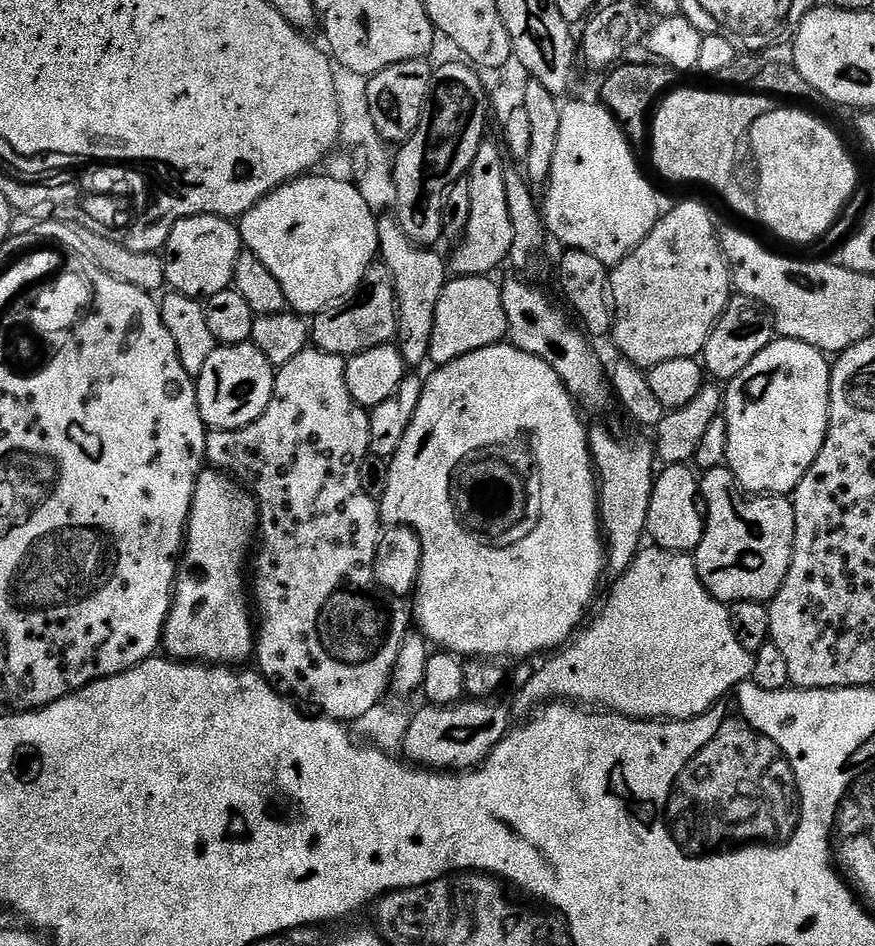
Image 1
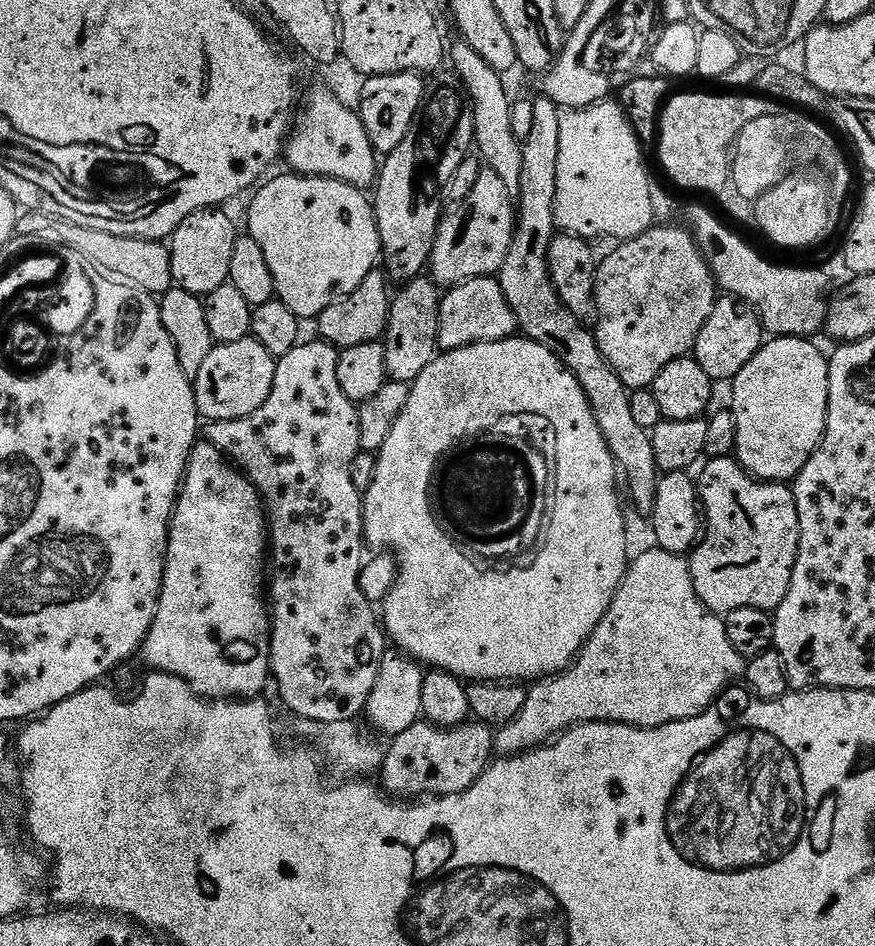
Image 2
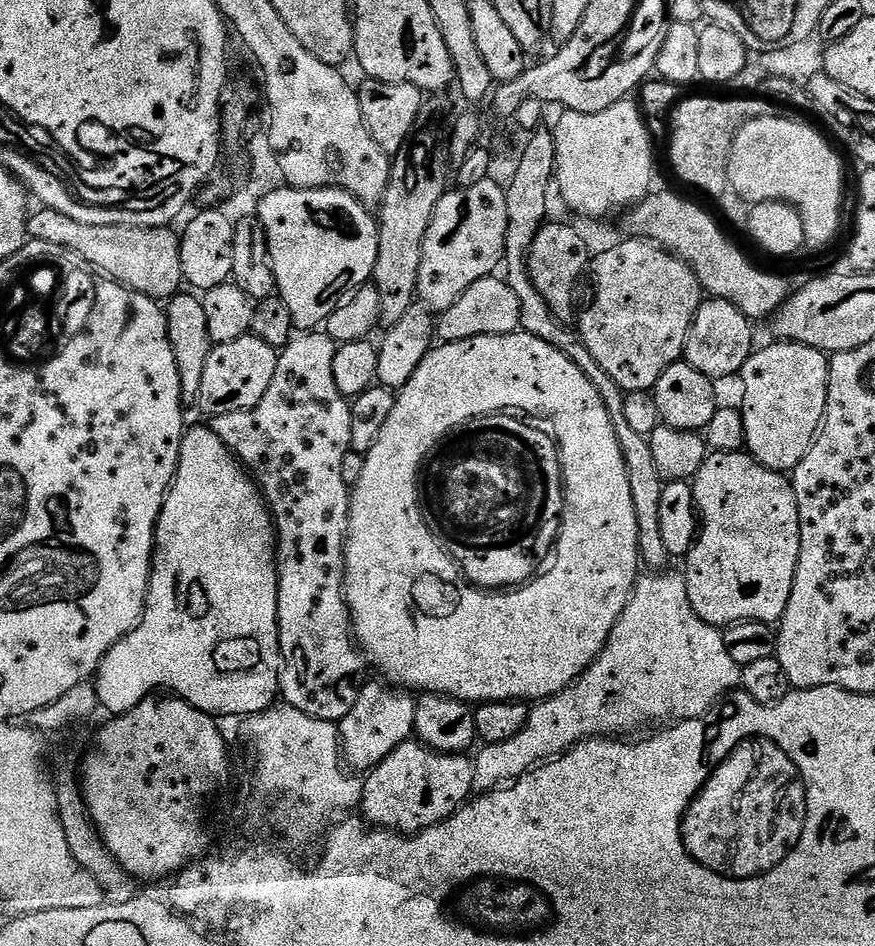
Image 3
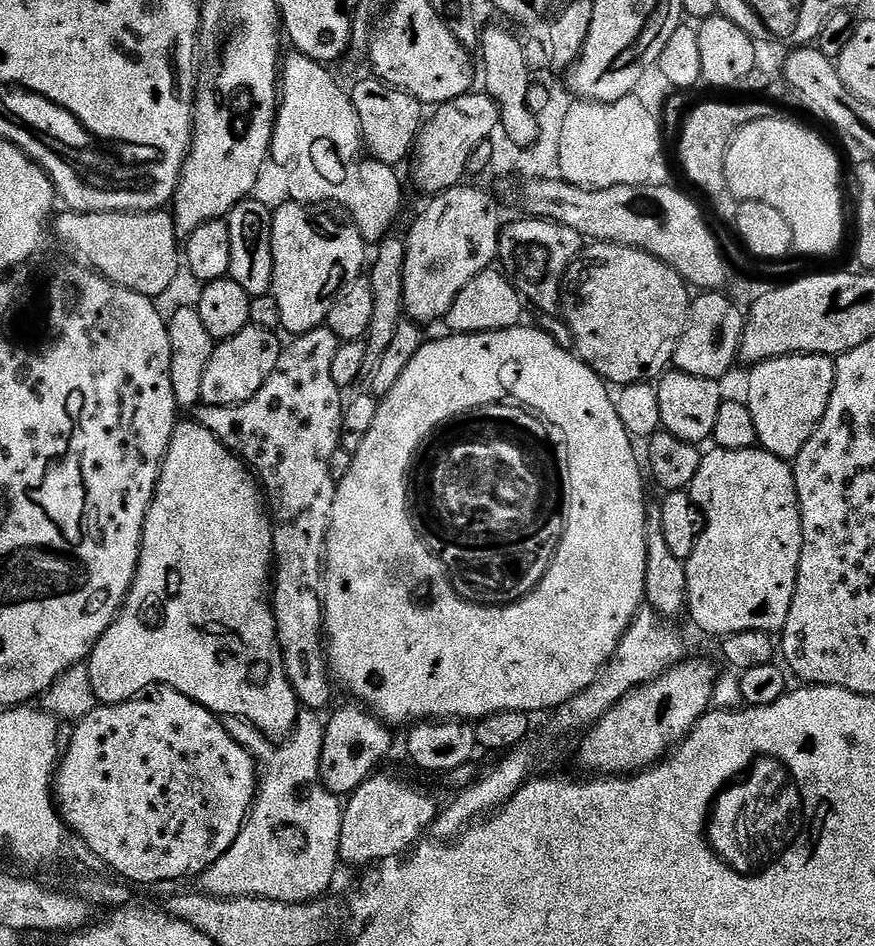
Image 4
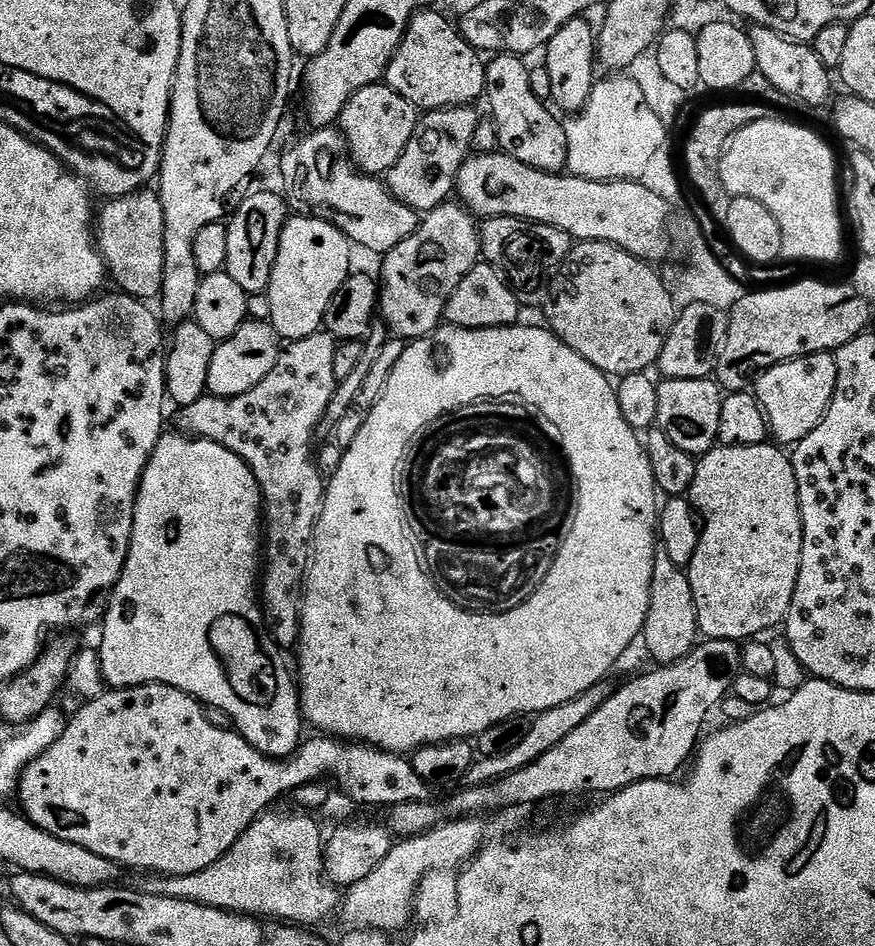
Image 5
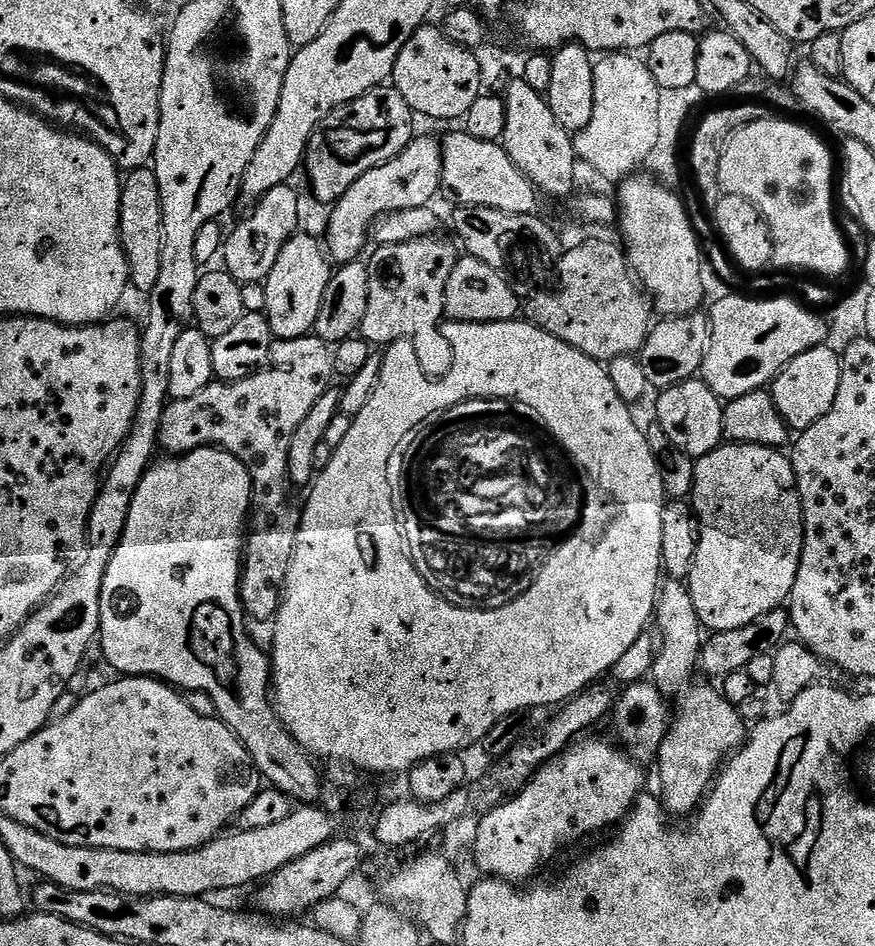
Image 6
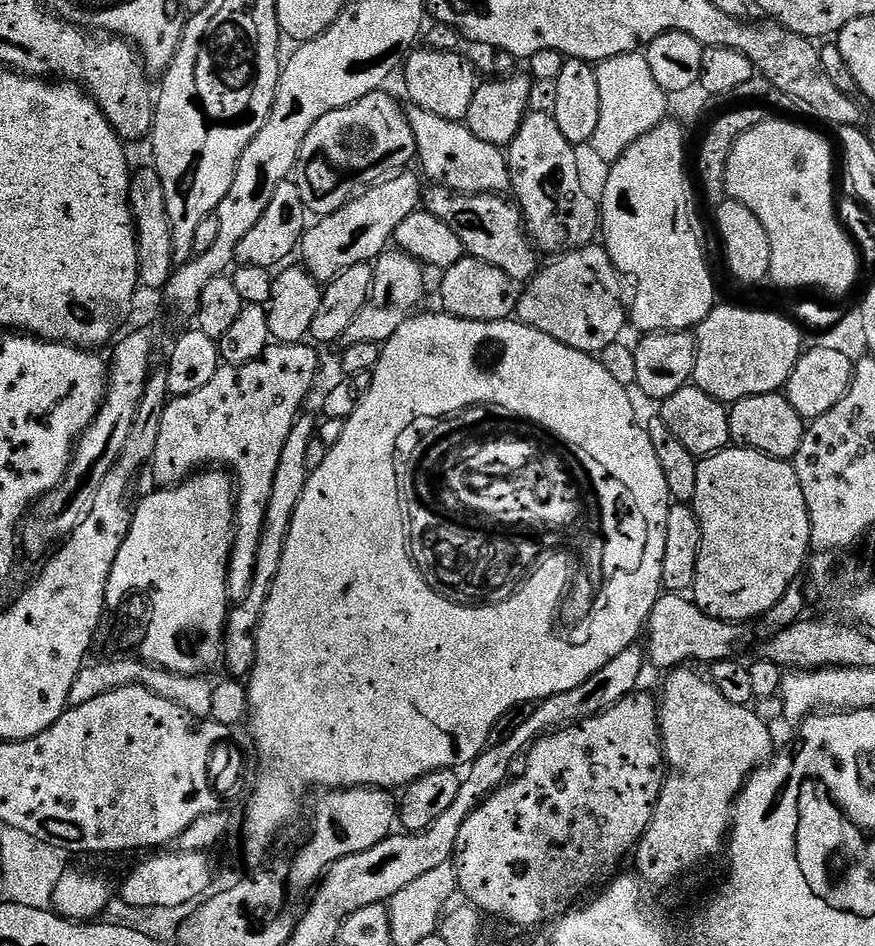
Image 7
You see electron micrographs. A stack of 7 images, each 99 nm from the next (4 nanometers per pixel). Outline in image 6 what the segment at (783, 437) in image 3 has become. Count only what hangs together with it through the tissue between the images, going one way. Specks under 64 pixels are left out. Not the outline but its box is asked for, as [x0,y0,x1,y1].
[772,343,842,430]

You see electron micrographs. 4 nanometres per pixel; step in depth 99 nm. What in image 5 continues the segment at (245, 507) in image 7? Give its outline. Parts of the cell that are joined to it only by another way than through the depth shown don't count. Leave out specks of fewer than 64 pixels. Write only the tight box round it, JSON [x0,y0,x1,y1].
[178,330,338,650]

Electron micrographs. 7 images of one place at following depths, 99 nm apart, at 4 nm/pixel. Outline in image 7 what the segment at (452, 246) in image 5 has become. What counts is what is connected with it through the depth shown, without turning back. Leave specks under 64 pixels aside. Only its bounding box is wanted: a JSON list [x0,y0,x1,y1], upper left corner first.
[343,250,425,345]

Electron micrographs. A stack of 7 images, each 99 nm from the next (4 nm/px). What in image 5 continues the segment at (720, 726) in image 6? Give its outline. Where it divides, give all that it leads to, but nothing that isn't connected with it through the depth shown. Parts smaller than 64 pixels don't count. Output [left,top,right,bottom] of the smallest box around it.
[642,550,698,665]

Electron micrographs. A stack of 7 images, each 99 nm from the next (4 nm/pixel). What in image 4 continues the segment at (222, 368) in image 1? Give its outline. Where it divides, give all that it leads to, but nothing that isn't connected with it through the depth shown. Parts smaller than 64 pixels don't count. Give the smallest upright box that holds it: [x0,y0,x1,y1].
[201,326,282,406]

